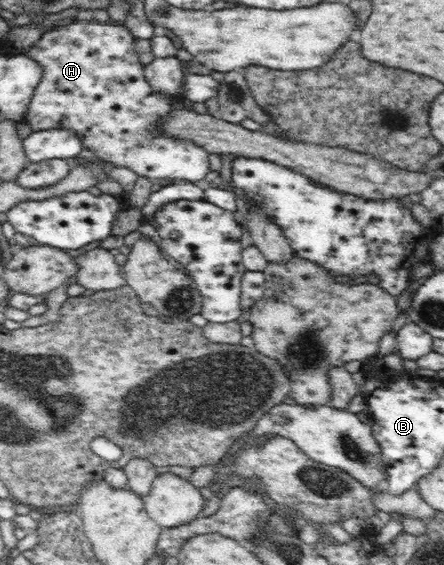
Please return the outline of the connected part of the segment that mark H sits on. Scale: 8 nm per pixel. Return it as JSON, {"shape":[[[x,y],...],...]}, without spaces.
{"shape":[[[95,18],[87,20],[74,20],[68,25],[56,25],[53,28],[46,28],[43,31],[42,36],[34,43],[34,46],[31,46],[24,55],[29,59],[37,62],[41,70],[43,70],[43,77],[39,81],[39,85],[35,87],[34,94],[31,96],[29,105],[27,106],[27,113],[24,115],[24,121],[29,123],[33,132],[41,130],[52,130],[52,129],[68,129],[69,131],[75,131],[76,136],[79,137],[82,143],[82,147],[85,149],[90,149],[93,151],[95,156],[101,156],[105,160],[109,160],[111,165],[115,167],[127,167],[134,171],[139,177],[147,177],[151,181],[155,182],[158,179],[172,179],[172,180],[185,180],[189,182],[195,182],[203,185],[203,179],[207,177],[209,170],[209,156],[210,153],[203,149],[202,147],[193,144],[193,142],[187,141],[178,141],[178,139],[168,139],[160,133],[158,125],[163,116],[169,112],[171,107],[173,107],[173,96],[169,94],[161,94],[161,92],[155,92],[153,87],[149,86],[149,83],[144,77],[144,66],[135,52],[135,41],[136,38],[131,34],[129,28],[125,25],[114,25],[113,21],[107,23],[101,23]]]}

